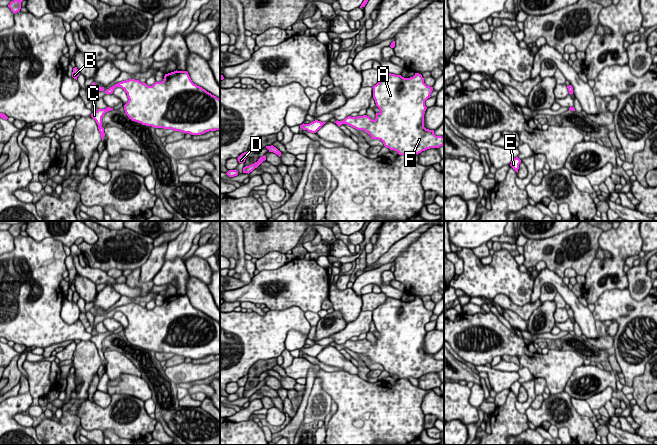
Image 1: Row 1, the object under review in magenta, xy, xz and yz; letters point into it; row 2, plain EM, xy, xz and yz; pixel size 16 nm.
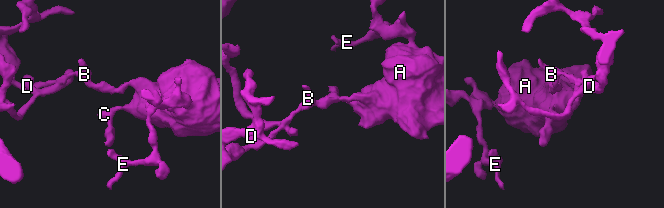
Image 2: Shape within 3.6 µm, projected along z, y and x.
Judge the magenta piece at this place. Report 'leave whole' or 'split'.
split

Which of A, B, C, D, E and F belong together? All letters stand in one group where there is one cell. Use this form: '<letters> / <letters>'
A C E F / B D

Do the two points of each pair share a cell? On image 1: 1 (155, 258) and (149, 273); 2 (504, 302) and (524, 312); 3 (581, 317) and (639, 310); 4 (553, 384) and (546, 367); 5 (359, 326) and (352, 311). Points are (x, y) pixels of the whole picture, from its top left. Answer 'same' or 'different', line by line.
1: same
2: same
3: different
4: same
5: different

